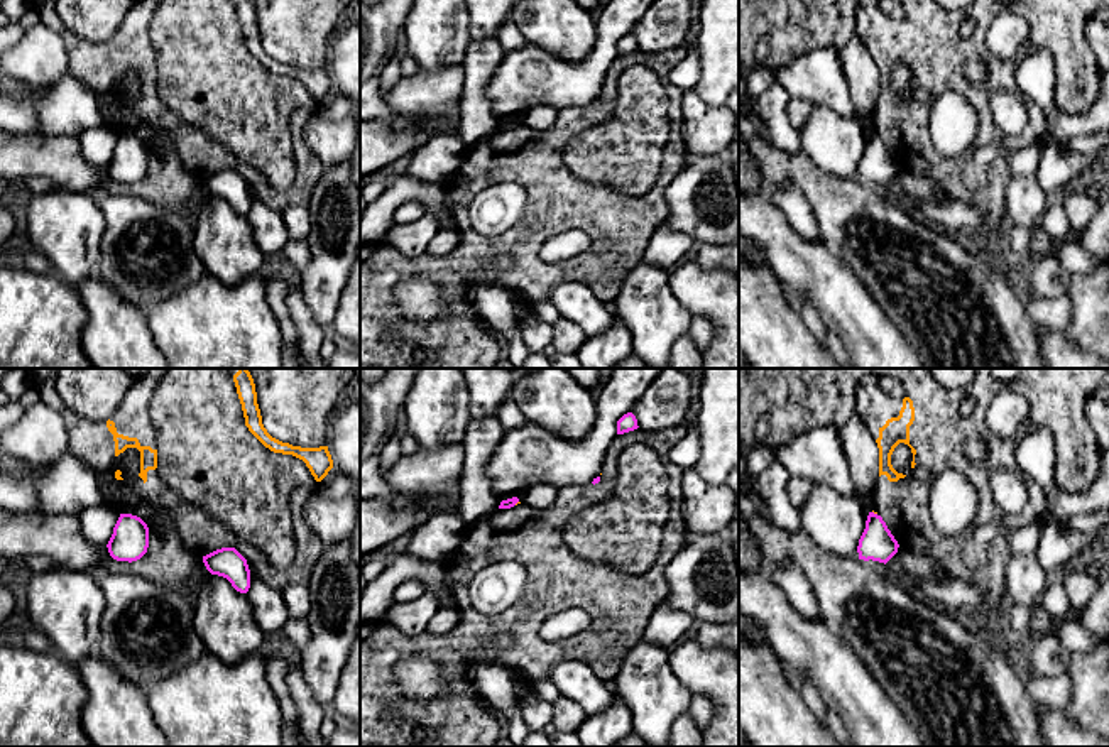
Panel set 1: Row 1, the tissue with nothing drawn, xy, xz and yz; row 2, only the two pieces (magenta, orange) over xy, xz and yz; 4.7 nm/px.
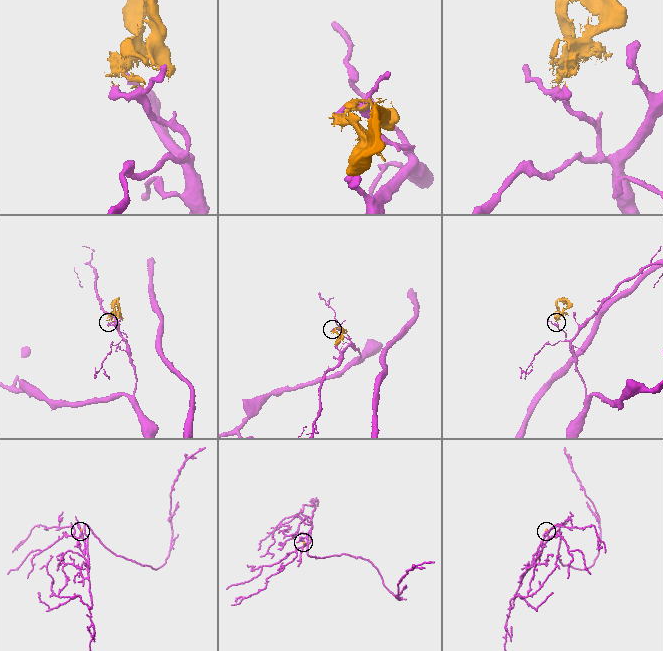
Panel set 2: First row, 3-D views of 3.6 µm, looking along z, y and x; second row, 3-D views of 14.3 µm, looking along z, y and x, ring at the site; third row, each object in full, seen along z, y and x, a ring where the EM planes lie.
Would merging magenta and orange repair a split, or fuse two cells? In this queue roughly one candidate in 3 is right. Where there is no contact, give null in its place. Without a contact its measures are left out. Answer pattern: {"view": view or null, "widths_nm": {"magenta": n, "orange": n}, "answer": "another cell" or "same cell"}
{"view": "yz", "widths_nm": {"magenta": 160, "orange": 20}, "answer": "another cell"}

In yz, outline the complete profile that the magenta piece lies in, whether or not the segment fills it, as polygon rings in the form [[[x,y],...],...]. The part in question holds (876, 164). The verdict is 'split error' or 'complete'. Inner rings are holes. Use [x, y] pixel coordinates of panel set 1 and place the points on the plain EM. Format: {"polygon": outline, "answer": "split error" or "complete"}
{"polygon": [[[869,134],[866,150],[859,161],[859,181],[888,184],[898,174],[898,162],[881,137]]], "answer": "complete"}

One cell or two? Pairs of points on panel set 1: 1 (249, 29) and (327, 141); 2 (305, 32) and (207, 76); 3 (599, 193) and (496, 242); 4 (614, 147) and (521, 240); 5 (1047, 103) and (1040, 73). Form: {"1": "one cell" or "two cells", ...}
{"1": "two cells", "2": "one cell", "3": "one cell", "4": "one cell", "5": "one cell"}

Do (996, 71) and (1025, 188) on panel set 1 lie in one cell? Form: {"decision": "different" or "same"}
{"decision": "different"}

